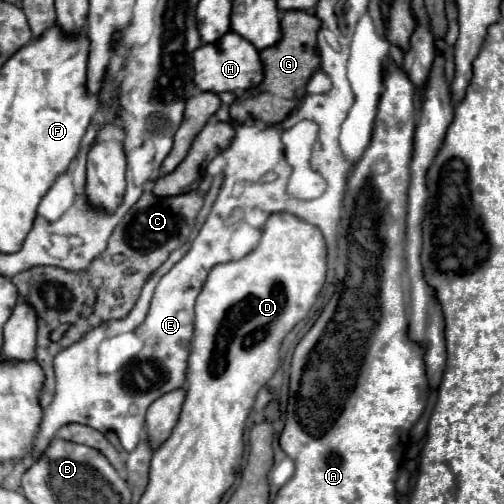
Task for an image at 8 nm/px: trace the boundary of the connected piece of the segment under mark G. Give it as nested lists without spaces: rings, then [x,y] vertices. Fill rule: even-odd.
[[[290,10],[282,14],[282,40],[272,48],[260,52],[260,60],[264,66],[264,80],[260,86],[246,90],[240,98],[230,106],[230,116],[236,124],[244,124],[248,120],[262,120],[272,126],[282,122],[306,96],[306,84],[310,76],[320,66],[320,54],[316,52],[316,34],[320,30],[320,20],[314,14]]]

